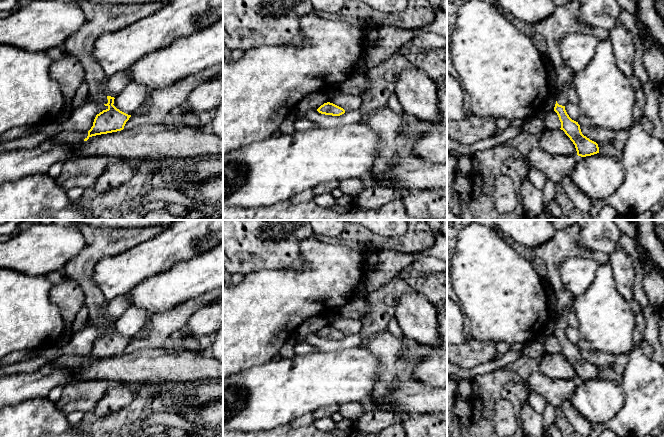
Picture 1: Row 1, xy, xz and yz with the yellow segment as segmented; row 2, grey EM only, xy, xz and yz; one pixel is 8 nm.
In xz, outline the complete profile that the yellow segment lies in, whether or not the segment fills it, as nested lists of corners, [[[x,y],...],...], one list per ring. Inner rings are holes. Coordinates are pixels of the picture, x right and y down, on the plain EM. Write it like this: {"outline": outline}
{"outline": [[[327,326],[321,329],[317,335],[321,338],[340,340],[345,337],[345,334],[333,327]]]}

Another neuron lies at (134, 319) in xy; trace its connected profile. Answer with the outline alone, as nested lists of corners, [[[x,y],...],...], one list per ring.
[[[130,306],[114,323],[114,330],[120,335],[133,339],[135,335],[148,325],[145,310]]]

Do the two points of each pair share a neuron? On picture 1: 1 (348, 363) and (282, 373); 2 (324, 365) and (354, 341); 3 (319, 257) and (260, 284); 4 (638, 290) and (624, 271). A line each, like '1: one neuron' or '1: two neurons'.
1: one neuron
2: two neurons
3: one neuron
4: two neurons

